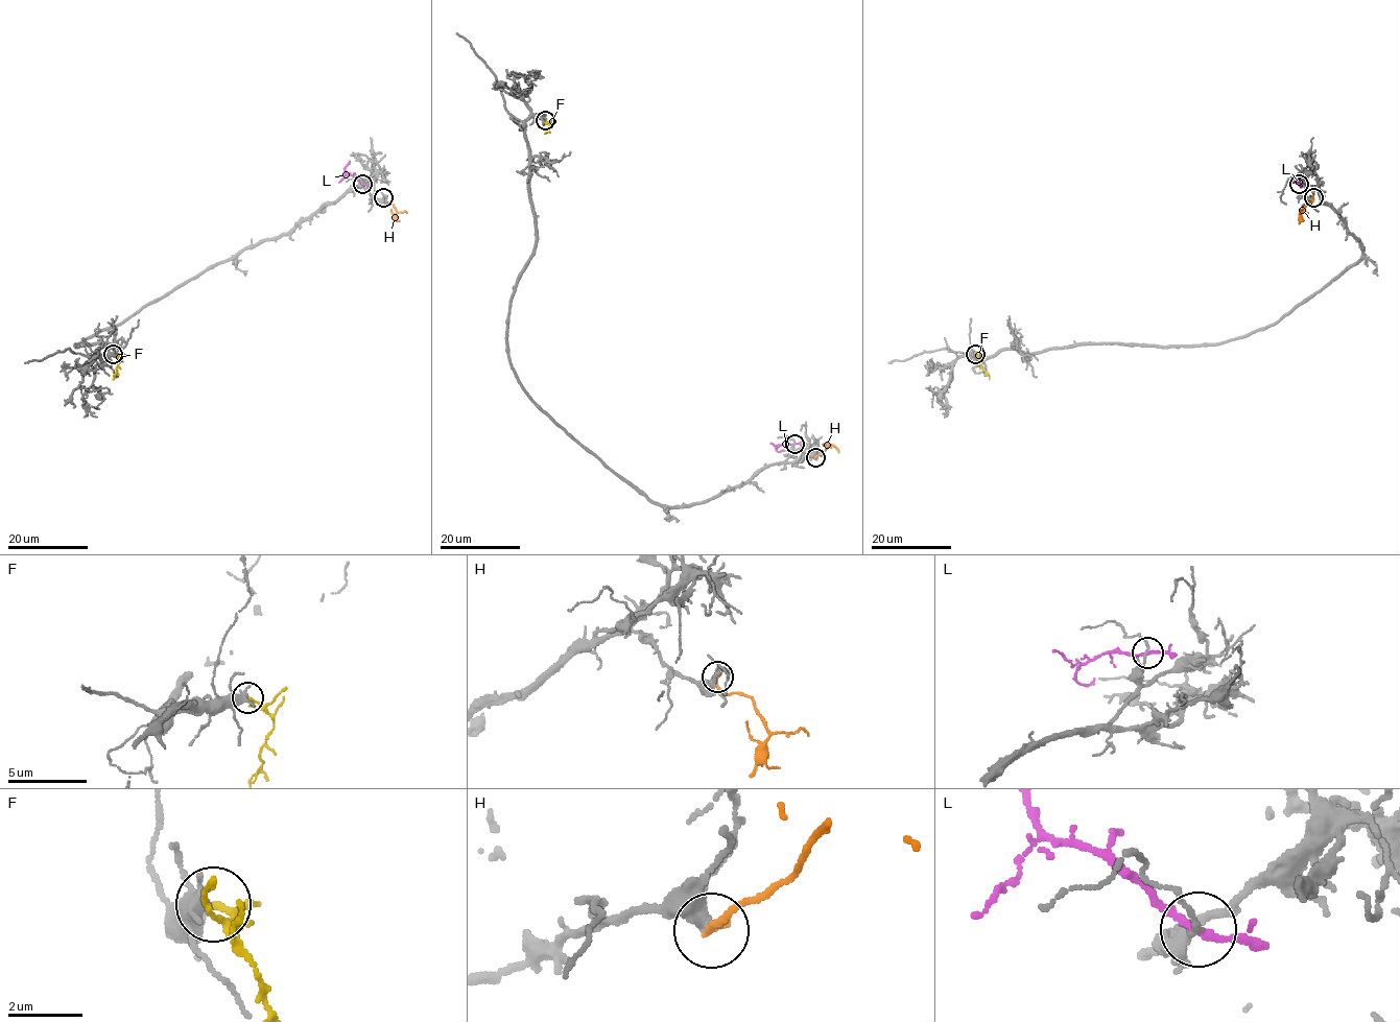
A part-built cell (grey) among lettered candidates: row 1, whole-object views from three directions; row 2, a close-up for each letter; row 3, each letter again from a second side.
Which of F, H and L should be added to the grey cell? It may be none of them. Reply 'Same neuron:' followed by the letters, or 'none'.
Same neuron: F

